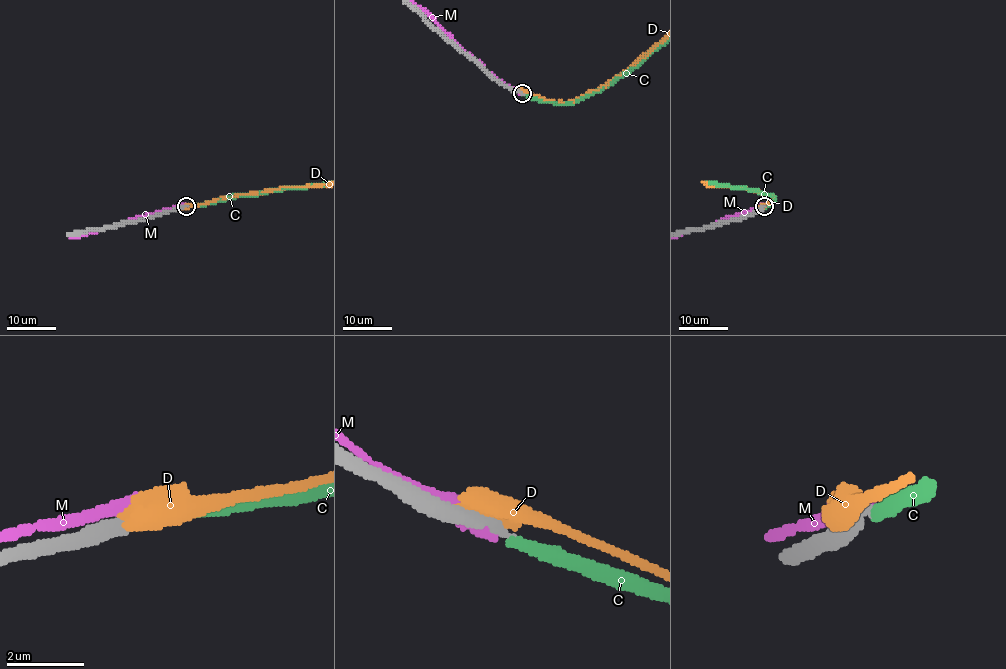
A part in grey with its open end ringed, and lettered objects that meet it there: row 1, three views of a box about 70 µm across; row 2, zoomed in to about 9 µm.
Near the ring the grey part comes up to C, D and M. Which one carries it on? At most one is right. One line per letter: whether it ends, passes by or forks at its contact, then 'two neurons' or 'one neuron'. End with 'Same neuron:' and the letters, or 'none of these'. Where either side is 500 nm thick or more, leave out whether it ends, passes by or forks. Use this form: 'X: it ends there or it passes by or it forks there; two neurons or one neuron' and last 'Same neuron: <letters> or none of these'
C: it ends there; two neurons
D: two neurons
M: two neurons
Same neuron: none of these

